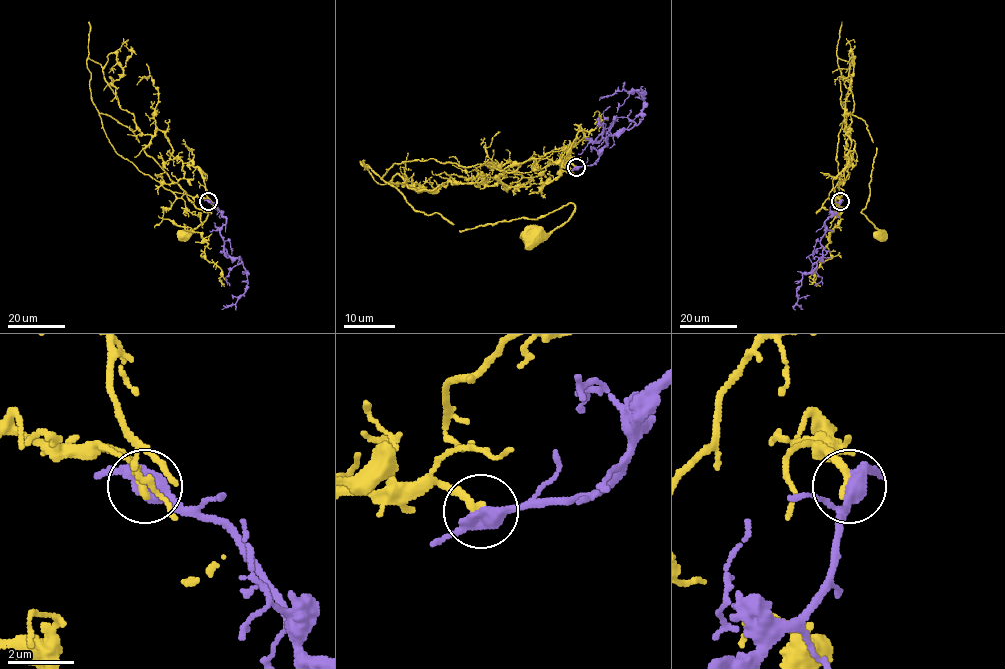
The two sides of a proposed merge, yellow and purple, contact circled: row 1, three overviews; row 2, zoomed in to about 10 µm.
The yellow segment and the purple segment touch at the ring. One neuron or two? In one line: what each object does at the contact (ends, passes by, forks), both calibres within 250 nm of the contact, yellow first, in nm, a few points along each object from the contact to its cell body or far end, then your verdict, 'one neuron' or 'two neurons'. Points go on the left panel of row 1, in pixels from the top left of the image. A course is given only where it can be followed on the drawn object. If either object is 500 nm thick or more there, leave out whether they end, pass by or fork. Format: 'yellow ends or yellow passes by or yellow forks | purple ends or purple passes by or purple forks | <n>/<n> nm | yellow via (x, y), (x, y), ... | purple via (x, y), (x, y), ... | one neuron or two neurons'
yellow ends | purple passes by | 240/440 nm | yellow via (208, 201), (168, 190), (121, 157), (99, 114), (131, 129), (146, 154), (206, 212), (203, 222), (185, 235) | purple via (208, 201), (226, 219), (220, 235), (228, 254), (239, 258), (247, 274), (245, 292), (234, 304), (221, 309) | one neuron

